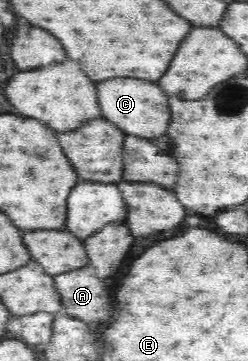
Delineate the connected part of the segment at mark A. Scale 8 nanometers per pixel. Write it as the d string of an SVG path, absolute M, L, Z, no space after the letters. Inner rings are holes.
M91 265L53 275L53 284L58 292L62 313L86 323L106 321L110 317L110 293L104 283L94 275Z

